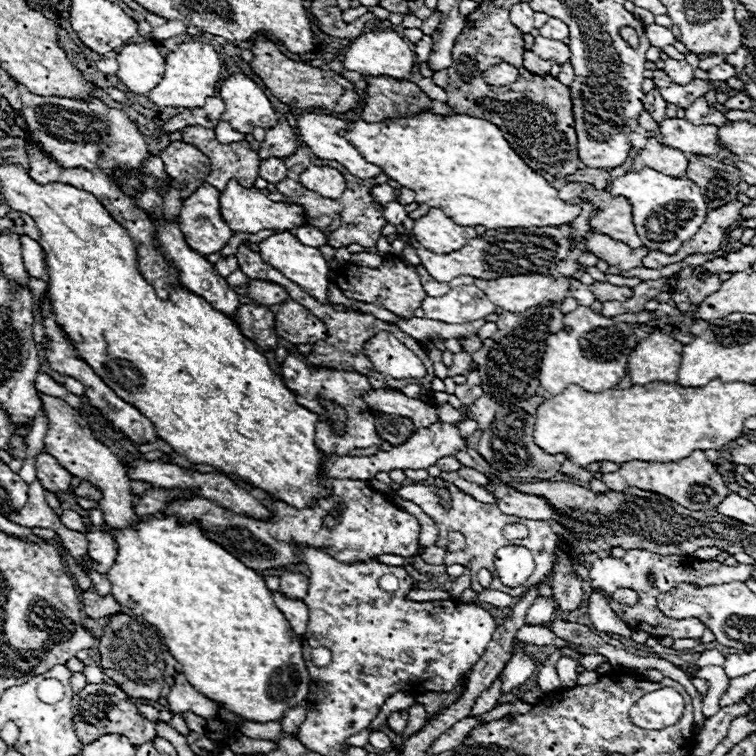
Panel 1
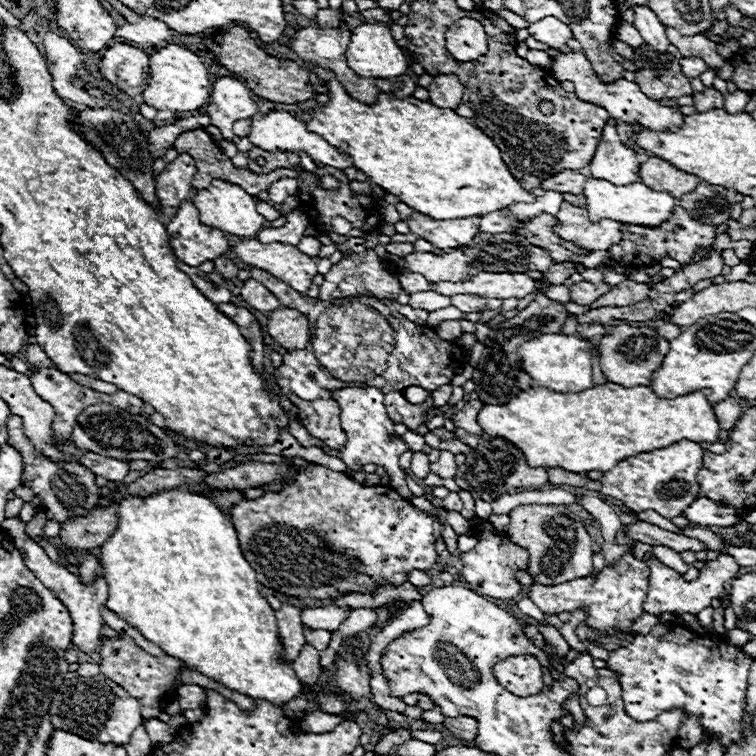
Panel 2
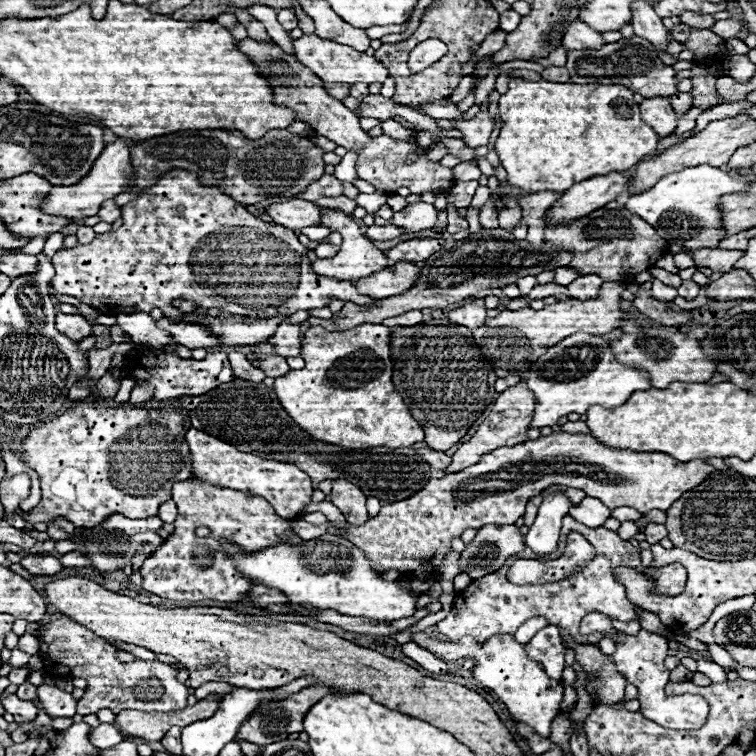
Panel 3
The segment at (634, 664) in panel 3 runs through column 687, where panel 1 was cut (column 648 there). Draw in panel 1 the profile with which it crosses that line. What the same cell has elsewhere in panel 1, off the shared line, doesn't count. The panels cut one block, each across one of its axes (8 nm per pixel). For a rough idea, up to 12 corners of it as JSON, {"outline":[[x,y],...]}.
{"outline":[[664,687],[630,708],[638,728],[660,730],[675,724],[682,696]]}

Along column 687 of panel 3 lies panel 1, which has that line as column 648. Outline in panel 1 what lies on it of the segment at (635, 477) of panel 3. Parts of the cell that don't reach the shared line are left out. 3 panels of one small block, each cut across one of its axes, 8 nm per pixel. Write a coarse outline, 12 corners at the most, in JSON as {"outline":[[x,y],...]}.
{"outline":[[702,450],[678,462],[624,462],[602,474],[614,492],[640,488],[688,510],[730,494]]}

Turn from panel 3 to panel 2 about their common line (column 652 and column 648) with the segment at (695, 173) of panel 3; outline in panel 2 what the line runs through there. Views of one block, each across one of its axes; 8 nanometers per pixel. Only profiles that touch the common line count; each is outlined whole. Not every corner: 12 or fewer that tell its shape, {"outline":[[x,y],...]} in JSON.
{"outline":[[588,178],[590,220],[660,226],[676,198],[642,182]]}

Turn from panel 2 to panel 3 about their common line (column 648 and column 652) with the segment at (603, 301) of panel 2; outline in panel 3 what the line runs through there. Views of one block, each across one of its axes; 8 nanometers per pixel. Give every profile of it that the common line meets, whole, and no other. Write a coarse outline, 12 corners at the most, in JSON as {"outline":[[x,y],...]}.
{"outline":[[652,282],[656,300],[672,302],[678,296],[676,288]]}

